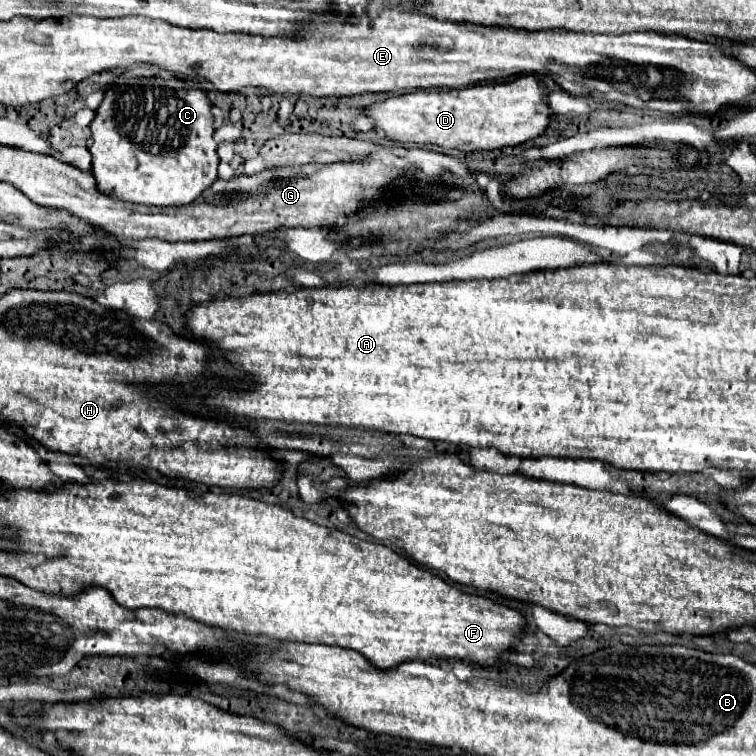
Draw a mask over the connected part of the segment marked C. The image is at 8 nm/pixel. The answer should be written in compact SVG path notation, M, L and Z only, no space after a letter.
M146 78L146 84L138 86L114 86L108 88L96 118L90 124L92 130L92 174L102 194L122 198L126 202L148 206L186 206L194 202L216 178L218 154L214 134L212 104L200 88L192 88L190 82L180 86L178 80Z

